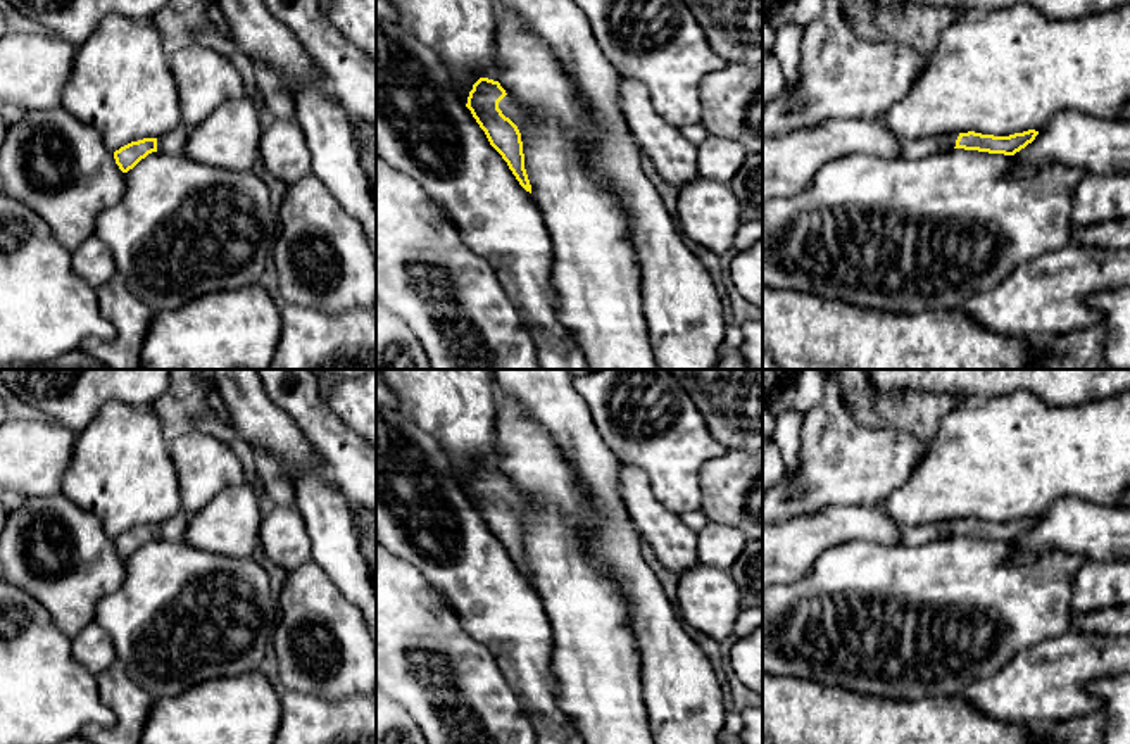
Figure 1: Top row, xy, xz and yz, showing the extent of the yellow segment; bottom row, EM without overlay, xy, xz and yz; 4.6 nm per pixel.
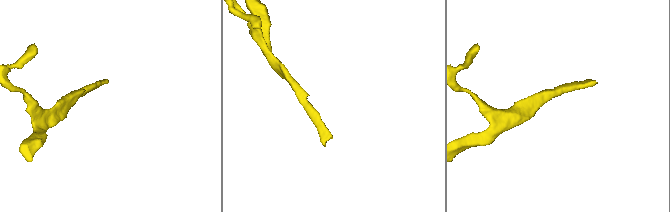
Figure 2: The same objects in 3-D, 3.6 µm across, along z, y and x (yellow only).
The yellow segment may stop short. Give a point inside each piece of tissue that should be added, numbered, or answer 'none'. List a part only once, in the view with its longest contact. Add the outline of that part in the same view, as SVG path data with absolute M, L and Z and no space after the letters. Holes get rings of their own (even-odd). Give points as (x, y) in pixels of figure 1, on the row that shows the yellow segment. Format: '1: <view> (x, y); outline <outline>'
1: xz (518, 114); outline M505 95L499 102L499 109L505 117L509 117L518 128L528 128L531 126L531 116L530 112L519 105L516 100L512 100L509 95Z

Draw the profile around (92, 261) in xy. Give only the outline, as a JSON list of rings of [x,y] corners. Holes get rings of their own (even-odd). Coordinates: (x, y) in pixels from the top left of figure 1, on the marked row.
[[[91,235],[71,252],[71,268],[93,290],[116,276],[112,252],[97,235]]]

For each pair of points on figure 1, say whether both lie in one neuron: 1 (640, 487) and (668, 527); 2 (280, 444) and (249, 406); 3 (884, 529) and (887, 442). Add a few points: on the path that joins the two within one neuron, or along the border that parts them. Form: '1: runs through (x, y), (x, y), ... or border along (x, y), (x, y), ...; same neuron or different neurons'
1: runs through (640, 498), (658, 517); same neuron
2: runs through (275, 435), (254, 415); same neuron
3: border along (834, 504), (875, 506); different neurons

